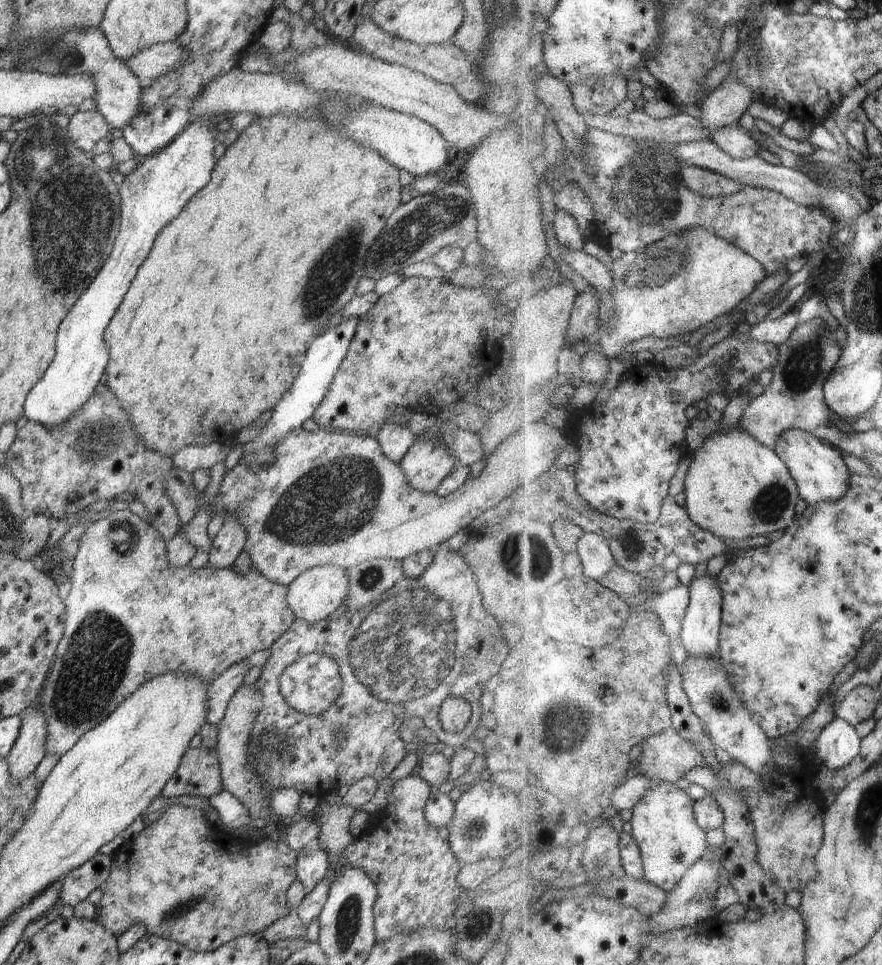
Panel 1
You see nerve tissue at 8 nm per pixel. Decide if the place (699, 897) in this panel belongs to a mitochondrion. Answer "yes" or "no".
yes

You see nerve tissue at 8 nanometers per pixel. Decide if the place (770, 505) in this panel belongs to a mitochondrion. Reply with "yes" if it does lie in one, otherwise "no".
yes

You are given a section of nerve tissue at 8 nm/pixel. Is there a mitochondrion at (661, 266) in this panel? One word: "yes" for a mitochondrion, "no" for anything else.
yes

